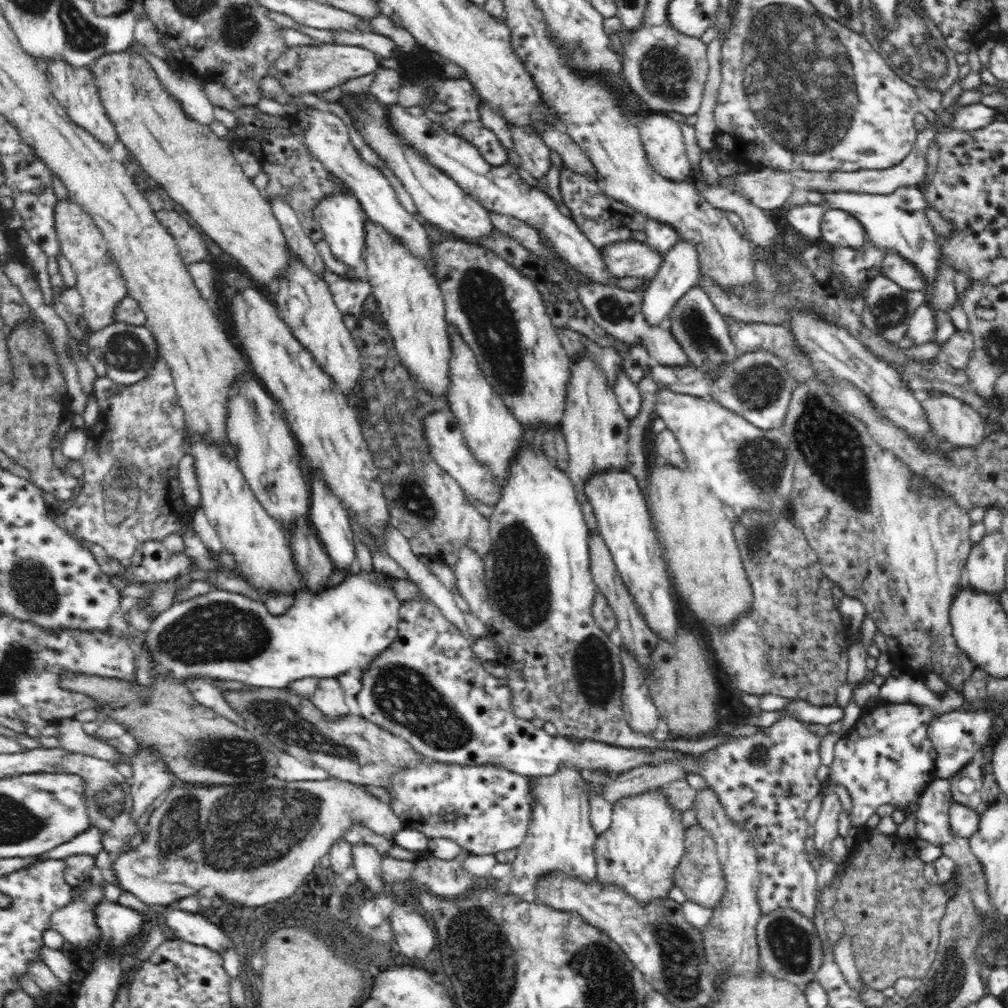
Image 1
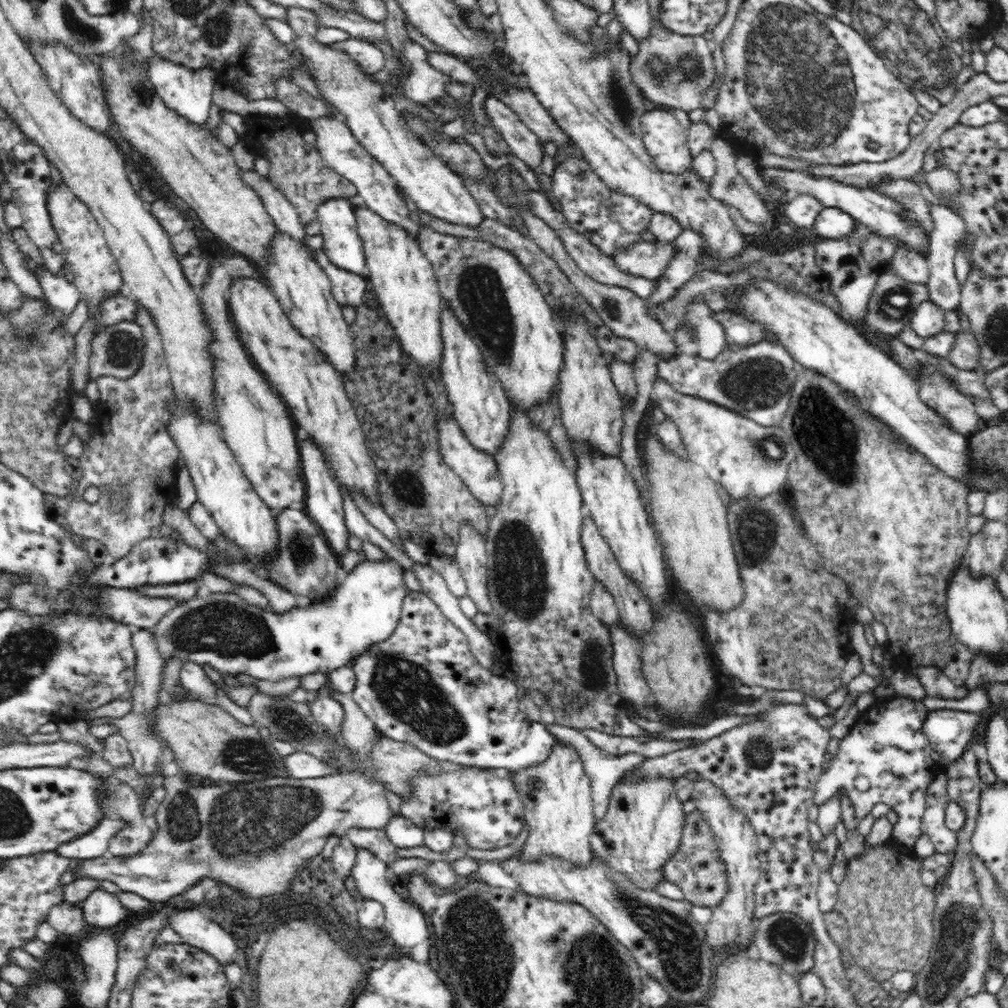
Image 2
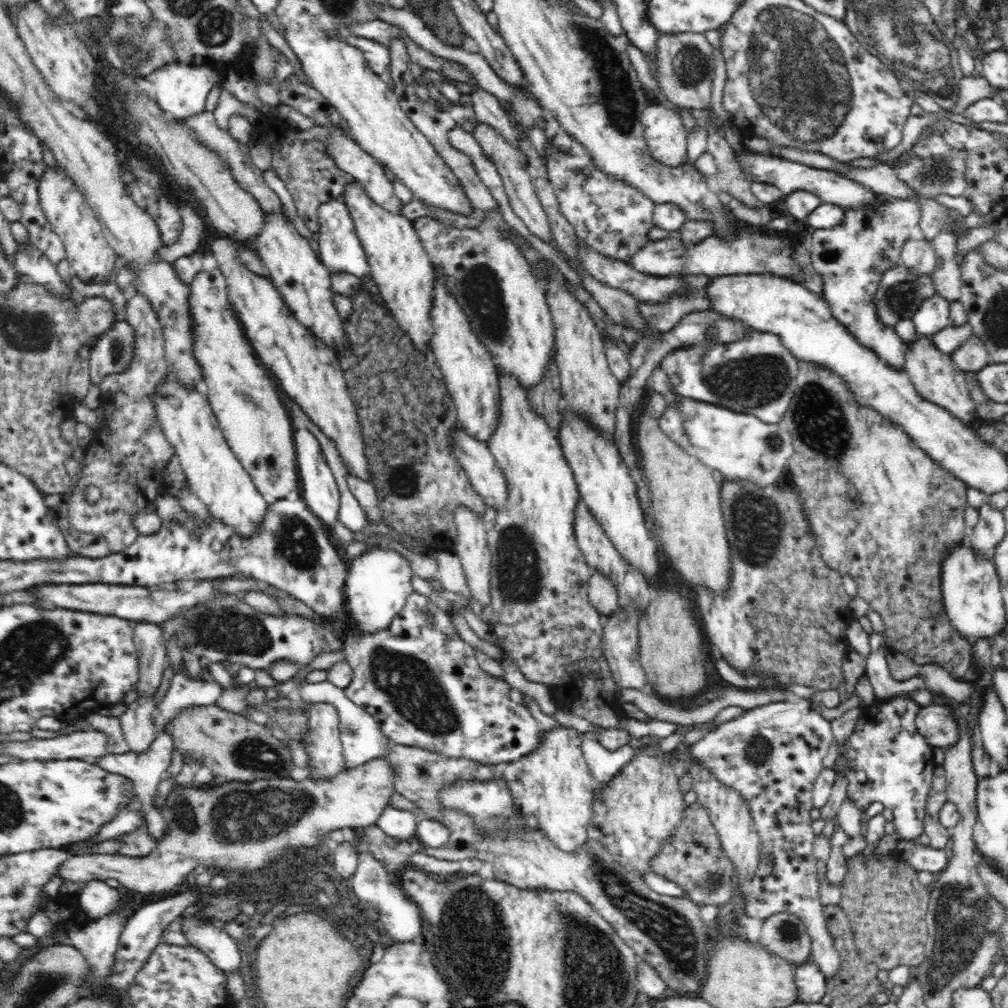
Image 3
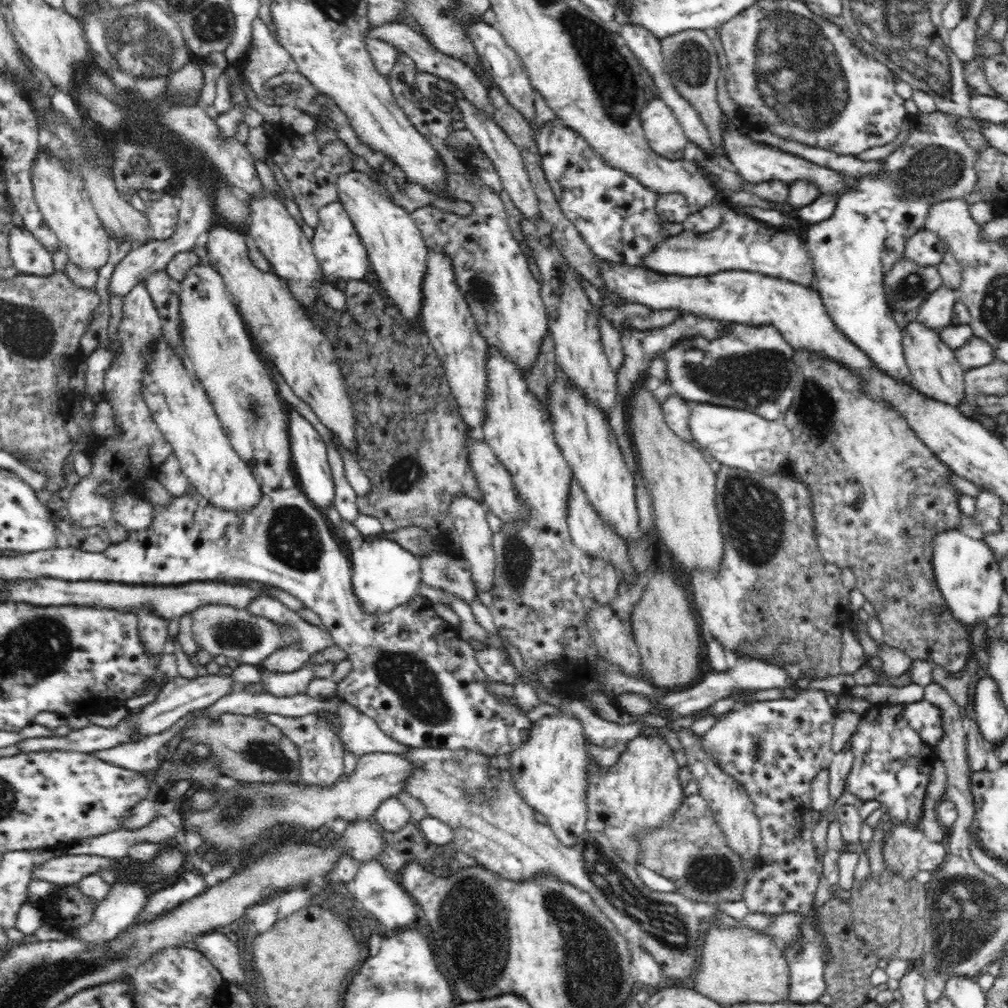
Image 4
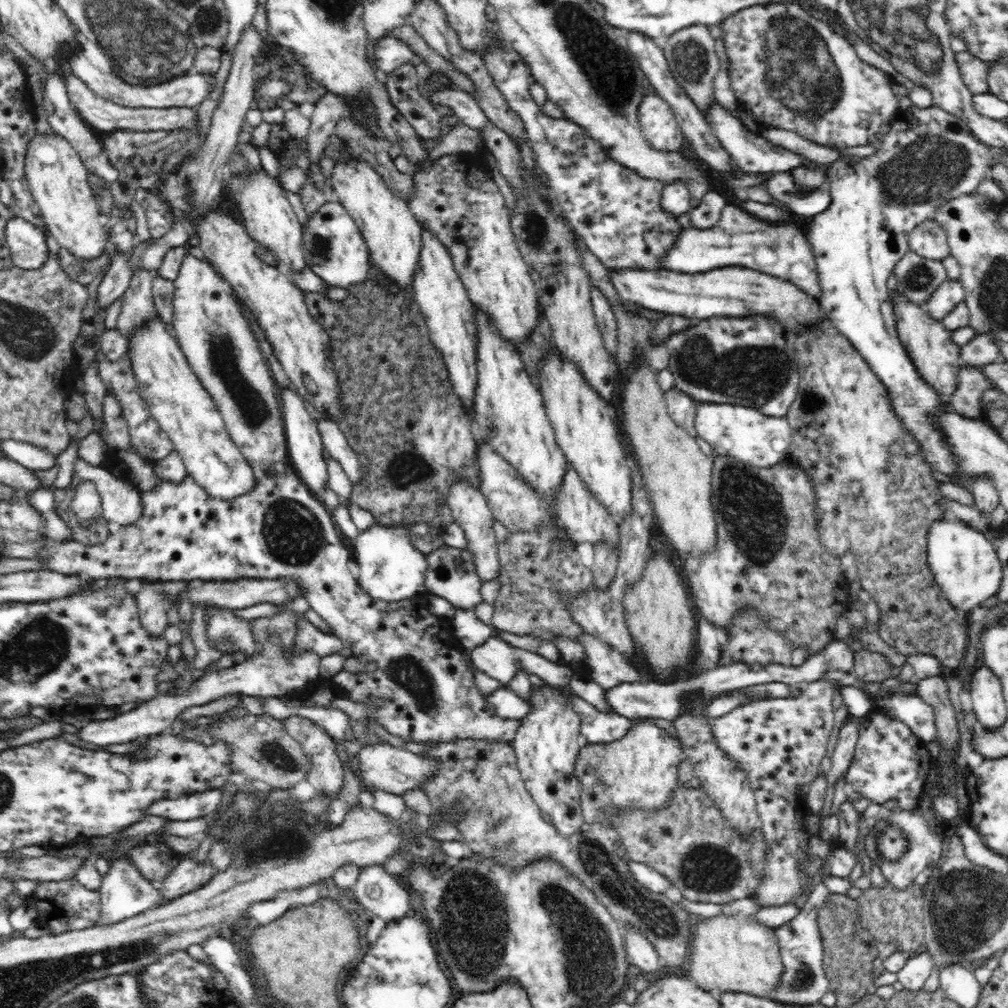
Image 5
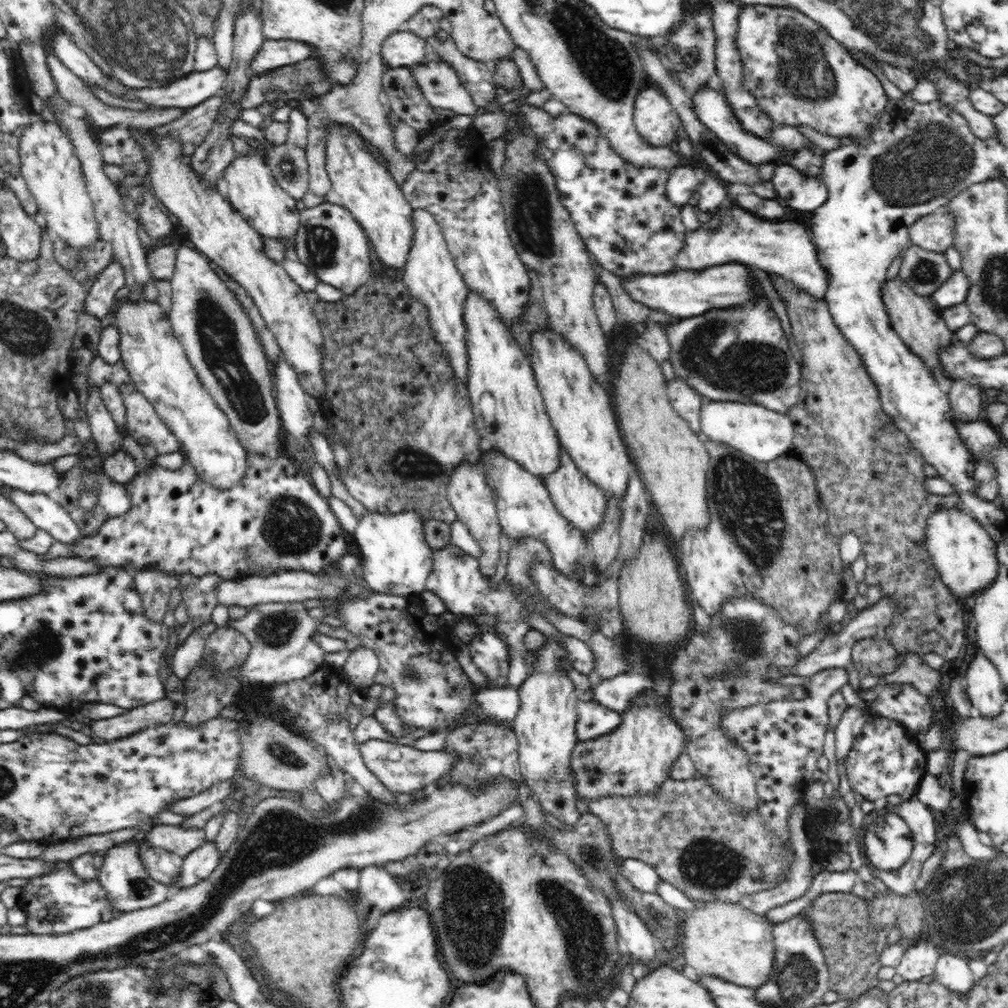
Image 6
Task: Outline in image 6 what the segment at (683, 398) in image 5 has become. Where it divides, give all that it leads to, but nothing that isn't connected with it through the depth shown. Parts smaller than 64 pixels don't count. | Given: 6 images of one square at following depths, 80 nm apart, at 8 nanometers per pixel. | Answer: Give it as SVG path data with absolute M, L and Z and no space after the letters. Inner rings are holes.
M676 376L667 383L667 395L676 414L686 420L689 427L698 434L701 431L699 419L701 408L712 400L700 396L688 387L684 380L678 379Z

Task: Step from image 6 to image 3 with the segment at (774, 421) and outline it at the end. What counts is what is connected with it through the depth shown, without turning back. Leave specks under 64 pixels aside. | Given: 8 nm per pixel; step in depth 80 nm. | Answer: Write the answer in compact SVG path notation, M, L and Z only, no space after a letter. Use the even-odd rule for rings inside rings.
M659 366L648 380L649 390L664 396L667 406L675 406L682 415L690 451L702 463L720 472L732 482L750 480L758 486L776 484L786 470L788 458L794 454L791 434L782 424L766 424L752 414L740 414L728 407L680 397L673 393L668 375Z

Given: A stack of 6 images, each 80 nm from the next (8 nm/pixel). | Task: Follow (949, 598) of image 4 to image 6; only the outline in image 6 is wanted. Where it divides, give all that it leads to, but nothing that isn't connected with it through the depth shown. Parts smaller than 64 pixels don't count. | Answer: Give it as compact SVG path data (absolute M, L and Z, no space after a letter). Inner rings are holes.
M936 508L926 524L925 544L941 582L961 602L972 594L986 590L998 576L995 542L982 524L964 508Z

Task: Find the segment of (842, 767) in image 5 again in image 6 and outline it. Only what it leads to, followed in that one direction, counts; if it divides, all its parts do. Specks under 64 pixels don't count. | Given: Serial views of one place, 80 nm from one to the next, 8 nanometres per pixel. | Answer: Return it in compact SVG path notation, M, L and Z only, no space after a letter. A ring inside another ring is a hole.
M848 706L847 710L842 714L840 722L834 729L836 733L836 758L838 763L845 763L853 743L862 733L864 726L867 724L868 714L865 708L852 708Z

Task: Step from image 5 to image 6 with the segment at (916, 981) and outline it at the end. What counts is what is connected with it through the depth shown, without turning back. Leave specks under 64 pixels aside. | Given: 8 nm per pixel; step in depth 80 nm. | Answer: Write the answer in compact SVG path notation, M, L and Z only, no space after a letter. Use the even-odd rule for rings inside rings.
M920 935L918 942L907 946L896 972L906 982L920 981L924 976L934 975L939 952L940 950L929 943L925 936Z

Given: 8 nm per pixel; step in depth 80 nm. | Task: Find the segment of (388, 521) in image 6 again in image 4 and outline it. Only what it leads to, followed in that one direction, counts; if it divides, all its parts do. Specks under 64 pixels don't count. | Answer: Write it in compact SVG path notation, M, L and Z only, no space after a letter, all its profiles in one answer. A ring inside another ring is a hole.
M368 536L355 544L351 555L354 594L368 614L386 614L416 596L421 582L419 556L413 555L391 539Z

